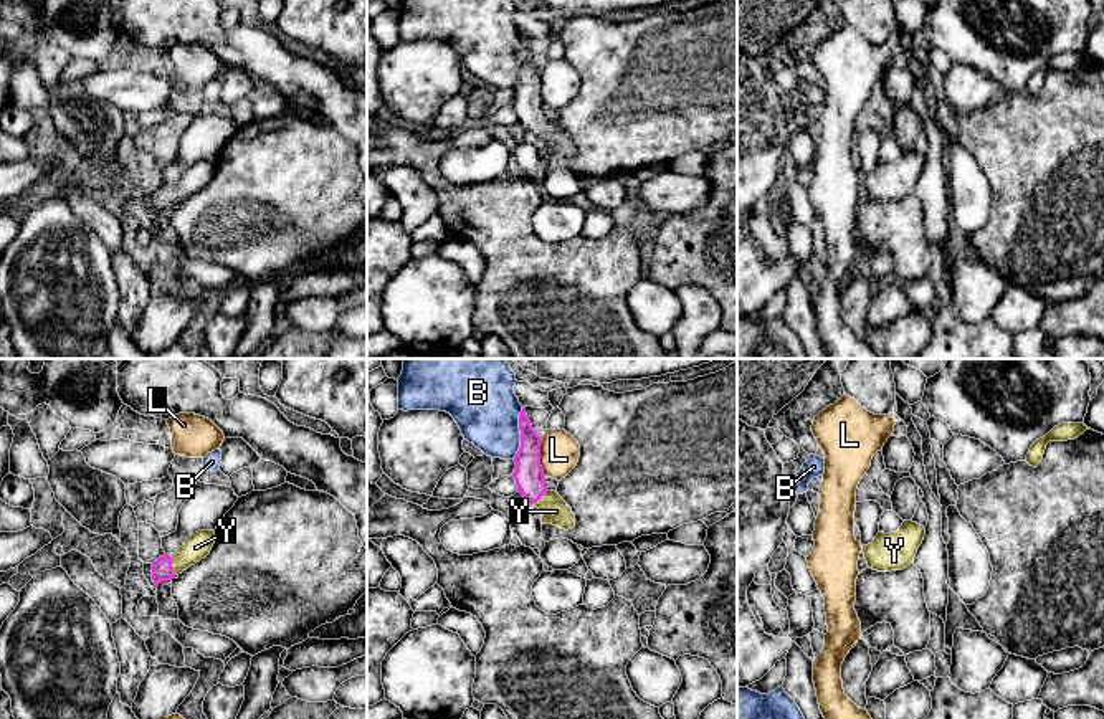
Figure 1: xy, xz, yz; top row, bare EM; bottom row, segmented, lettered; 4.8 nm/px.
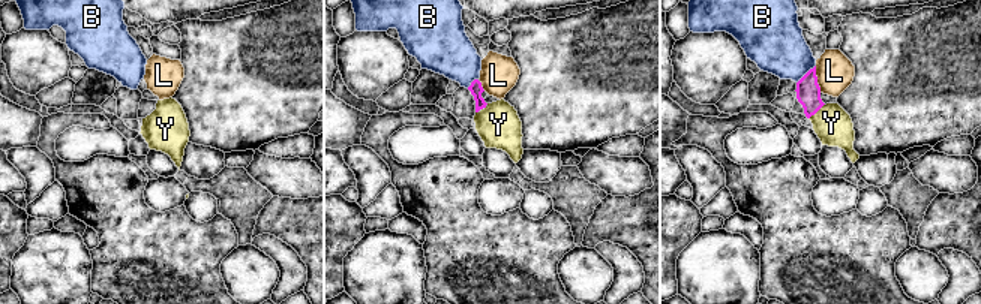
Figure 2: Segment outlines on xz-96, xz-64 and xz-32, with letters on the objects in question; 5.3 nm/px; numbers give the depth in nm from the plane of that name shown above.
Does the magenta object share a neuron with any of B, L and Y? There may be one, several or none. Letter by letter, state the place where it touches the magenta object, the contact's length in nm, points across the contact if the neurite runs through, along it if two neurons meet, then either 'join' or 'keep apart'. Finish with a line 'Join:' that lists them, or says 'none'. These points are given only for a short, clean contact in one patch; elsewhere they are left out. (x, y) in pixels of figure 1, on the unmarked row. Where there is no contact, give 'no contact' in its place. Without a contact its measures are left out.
B: contact xz (521, 63); length 260 nm; keep apart
L: contact xz (539, 86); length 190 nm; border xz (539, 66), (539, 95), (544, 104); keep apart
Y: contact xy (171, 195); length 100 nm; way xy (162, 199), (171, 195), (195, 177); join
Join: Y

